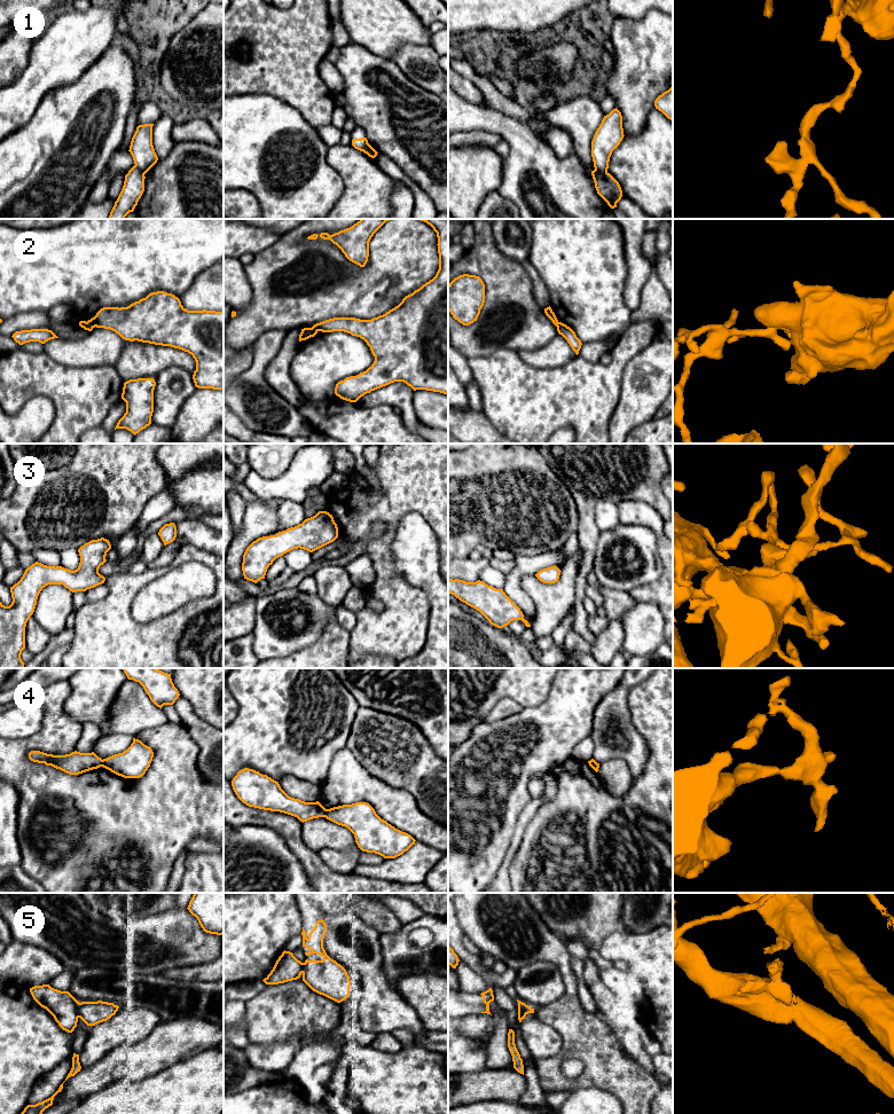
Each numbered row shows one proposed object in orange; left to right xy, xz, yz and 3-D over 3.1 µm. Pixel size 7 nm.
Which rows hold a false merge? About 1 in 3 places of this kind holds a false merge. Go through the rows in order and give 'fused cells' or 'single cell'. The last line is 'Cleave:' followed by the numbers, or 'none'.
1: fused cells
2: fused cells
3: single cell
4: fused cells
5: fused cells
Cleave: 1, 2, 4, 5

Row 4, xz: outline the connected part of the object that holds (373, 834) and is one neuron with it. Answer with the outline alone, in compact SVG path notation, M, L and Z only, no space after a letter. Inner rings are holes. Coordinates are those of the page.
M355 802L327 809L324 817L347 827L362 852L384 858L395 858L407 852L415 839L382 819L367 802Z

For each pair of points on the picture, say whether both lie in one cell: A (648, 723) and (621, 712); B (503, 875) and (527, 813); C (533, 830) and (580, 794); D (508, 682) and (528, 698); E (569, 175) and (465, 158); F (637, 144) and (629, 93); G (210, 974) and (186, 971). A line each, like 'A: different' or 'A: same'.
A: different
B: same
C: same
D: same
E: different
F: different
G: same

